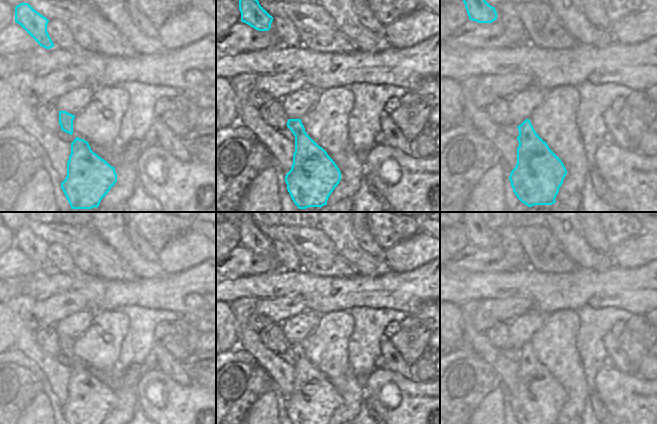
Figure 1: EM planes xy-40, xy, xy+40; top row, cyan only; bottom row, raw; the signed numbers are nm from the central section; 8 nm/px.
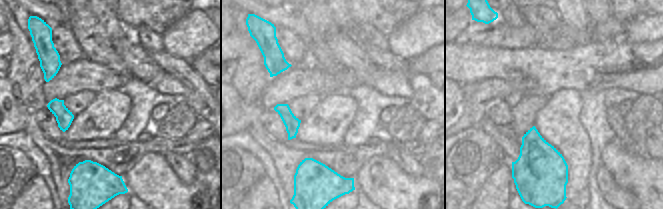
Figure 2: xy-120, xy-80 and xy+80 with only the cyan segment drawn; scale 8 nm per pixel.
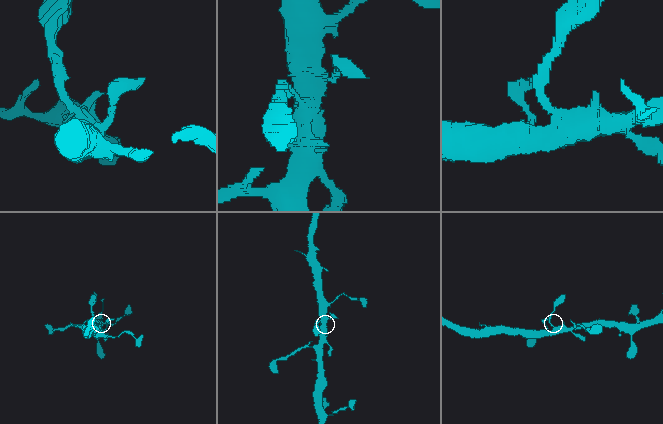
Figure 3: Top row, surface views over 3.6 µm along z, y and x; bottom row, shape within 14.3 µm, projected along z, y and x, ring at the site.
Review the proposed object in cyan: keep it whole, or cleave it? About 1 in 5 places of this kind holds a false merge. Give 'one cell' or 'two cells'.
one cell

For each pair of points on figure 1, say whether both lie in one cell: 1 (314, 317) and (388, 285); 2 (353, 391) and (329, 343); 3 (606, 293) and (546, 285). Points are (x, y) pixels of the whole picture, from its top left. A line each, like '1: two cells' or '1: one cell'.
1: two cells
2: one cell
3: one cell

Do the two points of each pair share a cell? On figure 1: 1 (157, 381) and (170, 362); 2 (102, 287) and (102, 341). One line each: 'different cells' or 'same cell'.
1: different cells
2: different cells

